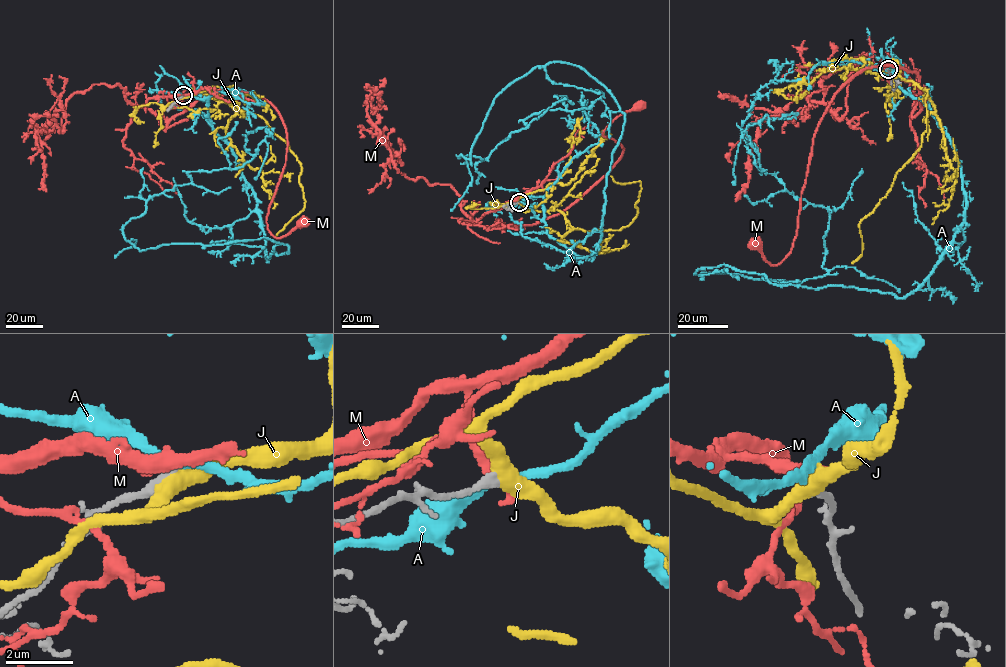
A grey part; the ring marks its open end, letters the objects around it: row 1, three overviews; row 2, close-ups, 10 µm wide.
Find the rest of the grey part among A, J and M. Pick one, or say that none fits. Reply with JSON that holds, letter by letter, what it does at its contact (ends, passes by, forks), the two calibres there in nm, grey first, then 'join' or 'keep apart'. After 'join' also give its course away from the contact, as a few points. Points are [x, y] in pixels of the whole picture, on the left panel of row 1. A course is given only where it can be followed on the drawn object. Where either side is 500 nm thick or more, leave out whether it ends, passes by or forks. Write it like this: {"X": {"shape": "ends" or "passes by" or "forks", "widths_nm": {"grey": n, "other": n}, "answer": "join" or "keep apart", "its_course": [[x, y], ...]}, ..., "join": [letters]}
{"A": {"shape": "passes by", "widths_nm": {"grey": 280, "other": 280}, "answer": "keep apart"}, "J": {"shape": "passes by", "widths_nm": {"grey": 360, "other": 460}, "answer": "keep apart"}, "M": {"shape": "ends", "widths_nm": {"grey": 320, "other": 320}, "answer": "keep apart"}, "join": []}

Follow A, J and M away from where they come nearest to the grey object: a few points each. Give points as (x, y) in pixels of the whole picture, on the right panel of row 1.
A: (888, 69), (966, 202), (902, 298), (695, 274), (828, 273), (830, 212), (743, 133), (778, 119)
J: (888, 71), (895, 60), (898, 74), (927, 91), (926, 131), (890, 189), (861, 221), (862, 253), (851, 263)
M: (888, 70), (919, 88), (920, 110), (916, 72), (855, 74), (814, 136), (790, 253), (771, 265), (754, 243)

